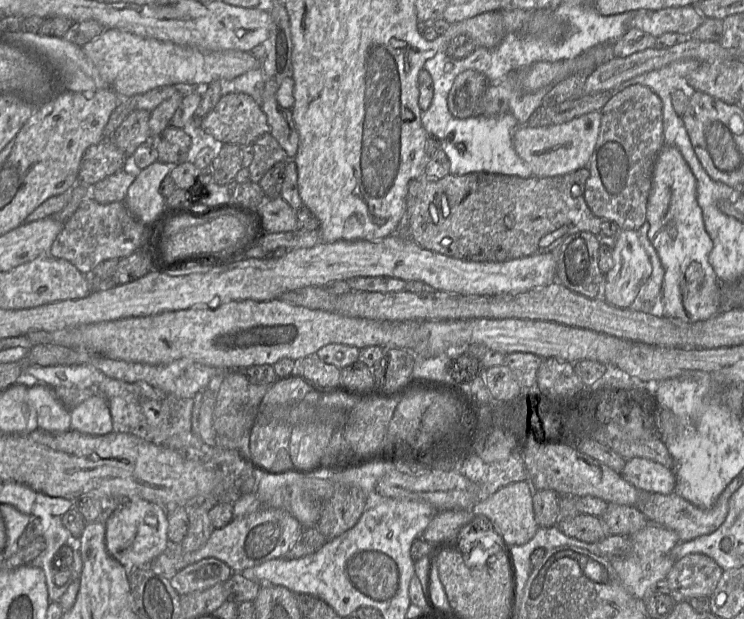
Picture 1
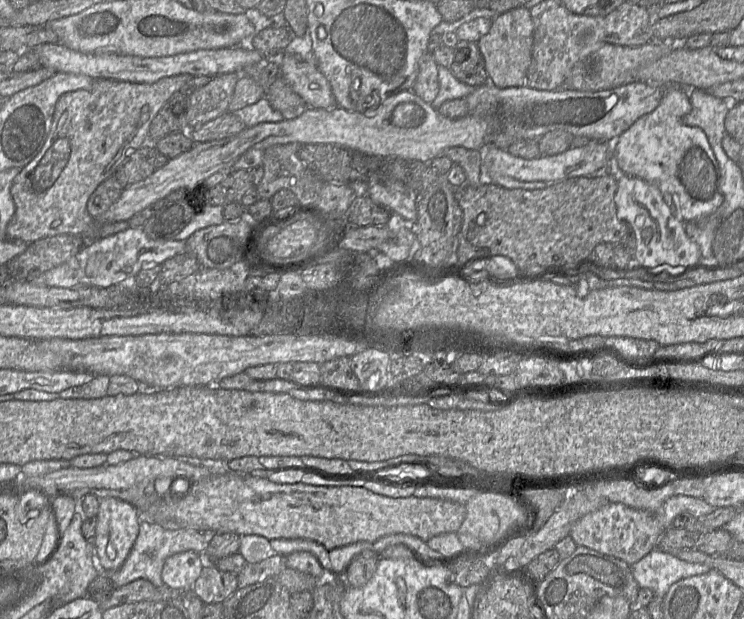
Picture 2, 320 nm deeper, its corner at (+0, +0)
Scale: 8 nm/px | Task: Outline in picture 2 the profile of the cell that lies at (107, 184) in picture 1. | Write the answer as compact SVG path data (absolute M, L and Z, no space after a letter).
M180 74L161 78L154 83L99 79L89 88L63 94L55 105L51 127L42 149L21 168L11 185L15 213L7 225L6 238L30 244L45 237L66 234L81 235L85 241L93 241L127 229L128 221L99 225L87 211L88 199L99 184L114 176L131 151L148 144L151 122L169 98L192 77L190 74Z

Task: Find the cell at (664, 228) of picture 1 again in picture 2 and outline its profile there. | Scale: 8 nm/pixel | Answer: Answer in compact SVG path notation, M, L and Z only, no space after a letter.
M669 86L660 104L640 117L613 142L608 172L635 176L653 182L662 191L665 200L683 222L699 219L715 212L723 203L721 171L705 132L696 126L684 124L683 117L692 109L689 93L684 86Z

